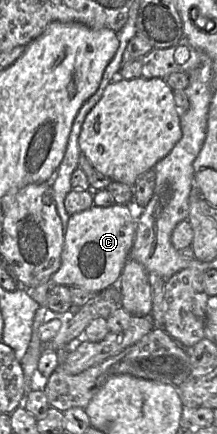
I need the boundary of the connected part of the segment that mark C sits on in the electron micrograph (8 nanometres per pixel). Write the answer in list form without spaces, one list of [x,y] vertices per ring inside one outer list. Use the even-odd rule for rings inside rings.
[[[95,204],[90,208],[70,215],[64,231],[64,246],[61,253],[61,265],[51,277],[29,291],[30,296],[40,305],[36,311],[32,337],[29,348],[22,358],[21,365],[24,373],[25,395],[30,388],[33,373],[37,370],[38,361],[44,352],[44,343],[39,338],[39,327],[46,322],[45,316],[49,311],[46,307],[48,291],[56,285],[81,287],[89,292],[99,293],[114,285],[120,278],[124,265],[130,257],[136,229],[137,219],[132,215],[126,204],[114,204],[100,207]]]

